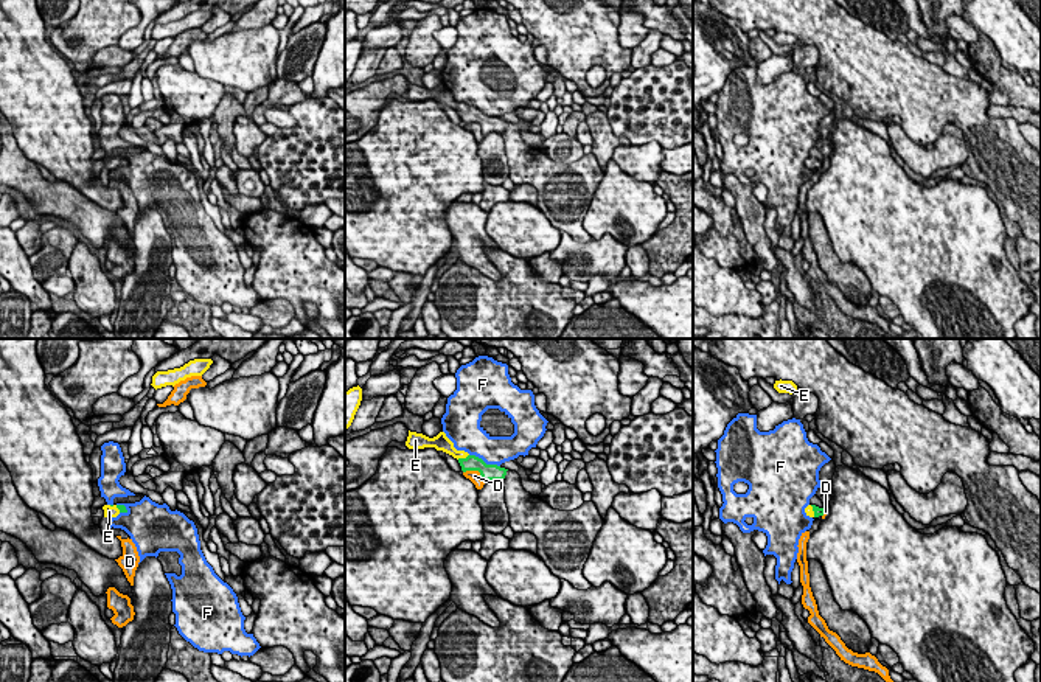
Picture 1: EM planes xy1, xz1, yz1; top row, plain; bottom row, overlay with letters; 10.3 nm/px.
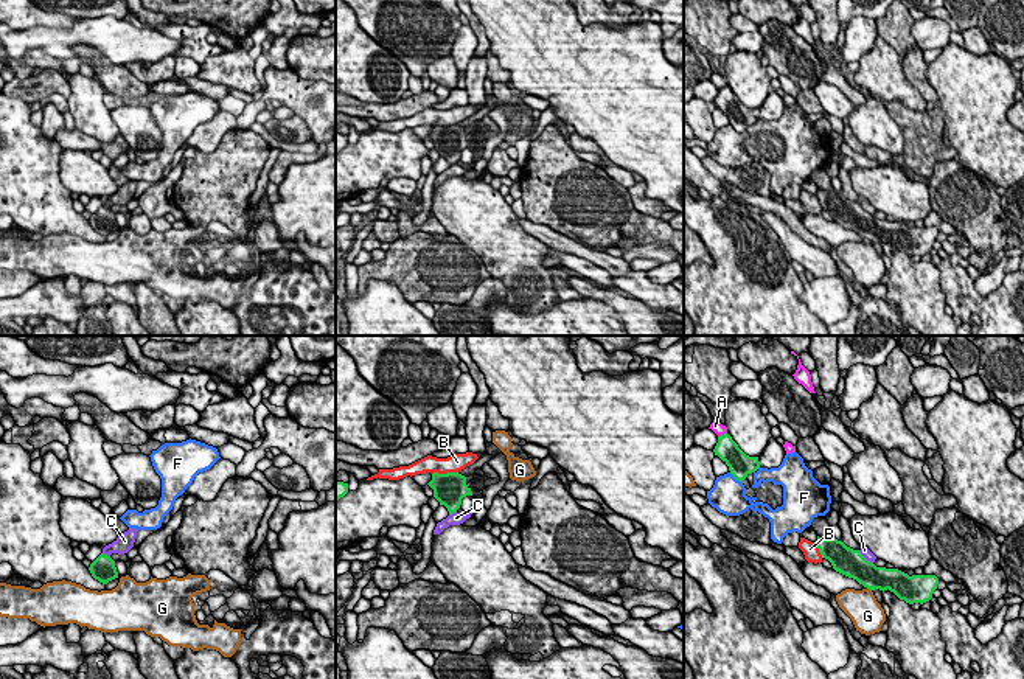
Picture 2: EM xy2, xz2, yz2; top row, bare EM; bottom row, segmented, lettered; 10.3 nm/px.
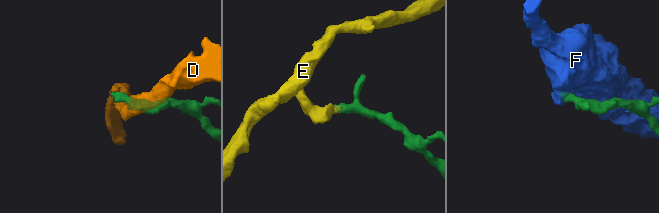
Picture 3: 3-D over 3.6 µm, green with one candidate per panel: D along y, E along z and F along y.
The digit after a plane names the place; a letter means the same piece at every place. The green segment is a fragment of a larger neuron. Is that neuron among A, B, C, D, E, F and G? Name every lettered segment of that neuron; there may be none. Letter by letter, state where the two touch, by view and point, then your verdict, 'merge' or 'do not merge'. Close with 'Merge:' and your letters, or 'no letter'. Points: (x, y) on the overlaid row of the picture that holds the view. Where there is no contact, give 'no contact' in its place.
A: yz2 (721, 435) | do not merge
B: xz2 (445, 474) | do not merge
C: yz2 (864, 558) | do not merge
D: xz1 (477, 469) | do not merge
E: xz1 (462, 459) | merge
F: xz1 (483, 462) | do not merge
G: yz2 (869, 588) | do not merge
Merge: E

